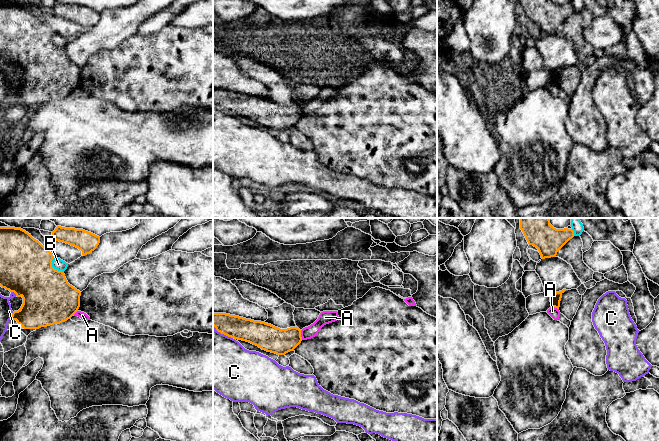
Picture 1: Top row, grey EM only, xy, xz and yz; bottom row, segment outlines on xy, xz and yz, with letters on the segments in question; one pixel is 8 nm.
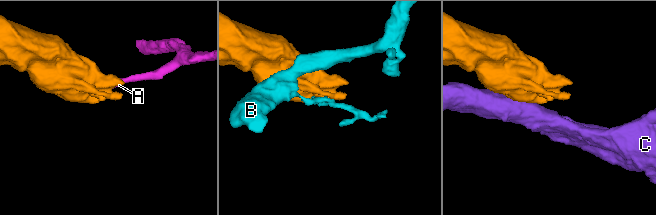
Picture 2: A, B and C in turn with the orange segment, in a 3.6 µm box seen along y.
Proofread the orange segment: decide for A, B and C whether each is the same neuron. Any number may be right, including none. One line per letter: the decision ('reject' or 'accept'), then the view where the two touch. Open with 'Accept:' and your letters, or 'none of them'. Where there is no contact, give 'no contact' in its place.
Accept: none of them
A: reject; meets orange in xz
B: reject; meets orange in xy
C: reject; meets orange in xy

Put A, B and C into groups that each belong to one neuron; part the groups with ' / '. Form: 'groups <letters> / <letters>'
groups A / B / C

